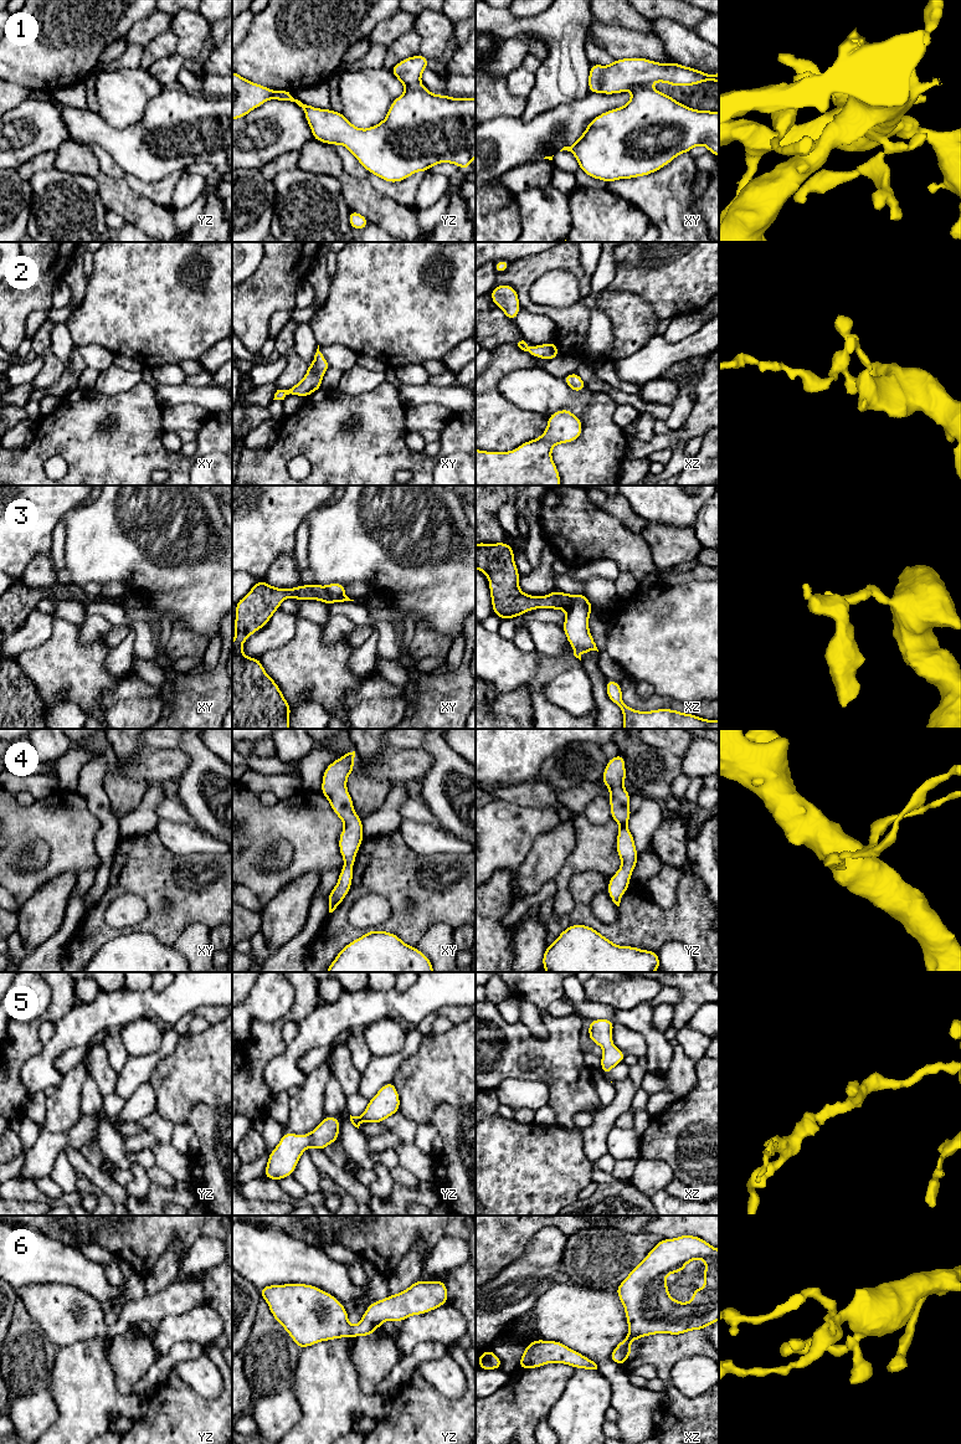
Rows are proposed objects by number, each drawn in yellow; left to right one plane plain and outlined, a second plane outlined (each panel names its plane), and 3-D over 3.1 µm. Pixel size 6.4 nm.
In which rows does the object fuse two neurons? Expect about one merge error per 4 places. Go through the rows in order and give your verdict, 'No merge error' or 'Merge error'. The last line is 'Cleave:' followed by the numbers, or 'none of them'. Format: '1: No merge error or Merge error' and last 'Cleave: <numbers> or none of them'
1: Merge error
2: No merge error
3: Merge error
4: No merge error
5: No merge error
6: No merge error
Cleave: 1, 3

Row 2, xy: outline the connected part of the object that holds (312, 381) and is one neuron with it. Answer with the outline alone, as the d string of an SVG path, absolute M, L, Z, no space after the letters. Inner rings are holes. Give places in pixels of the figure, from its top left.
M318 345L314 361L308 365L305 376L297 385L289 387L288 390L277 390L273 400L284 400L287 395L298 395L305 399L314 391L322 389L322 379L329 368L330 365L319 351Z

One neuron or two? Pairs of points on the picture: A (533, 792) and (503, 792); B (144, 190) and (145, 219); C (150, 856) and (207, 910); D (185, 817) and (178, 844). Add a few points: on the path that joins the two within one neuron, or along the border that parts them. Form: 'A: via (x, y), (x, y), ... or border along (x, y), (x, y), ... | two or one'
A: via (525, 792), (510, 792) | one
B: border along (124, 178), (127, 184), (138, 194), (170, 207) | two
C: via (165, 870), (173, 878), (178, 878), (195, 895) | one
D: border along (160, 818), (186, 822), (199, 830) | two

